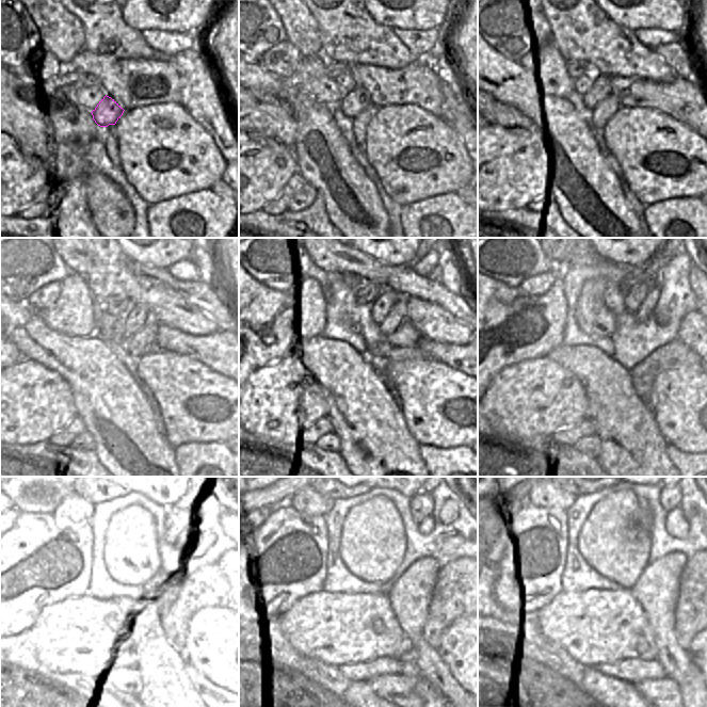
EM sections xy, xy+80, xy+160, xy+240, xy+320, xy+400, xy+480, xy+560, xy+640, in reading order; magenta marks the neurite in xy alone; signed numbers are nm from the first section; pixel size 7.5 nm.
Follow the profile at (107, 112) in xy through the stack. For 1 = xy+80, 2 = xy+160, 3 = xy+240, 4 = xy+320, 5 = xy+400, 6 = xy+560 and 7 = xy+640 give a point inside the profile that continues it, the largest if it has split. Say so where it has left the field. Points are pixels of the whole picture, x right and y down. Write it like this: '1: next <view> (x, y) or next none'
1: next xy+80 (355, 101)
2: next xy+160 (600, 90)
3: next xy+240 (138, 317)
4: next xy+320 (382, 306)
5: next xy+400 (632, 299)
6: next xy+560 (421, 504)
7: next xy+640 (670, 498)

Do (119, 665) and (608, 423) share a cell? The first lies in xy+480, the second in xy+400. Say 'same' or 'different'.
different

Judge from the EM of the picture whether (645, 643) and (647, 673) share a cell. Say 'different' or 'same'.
different

